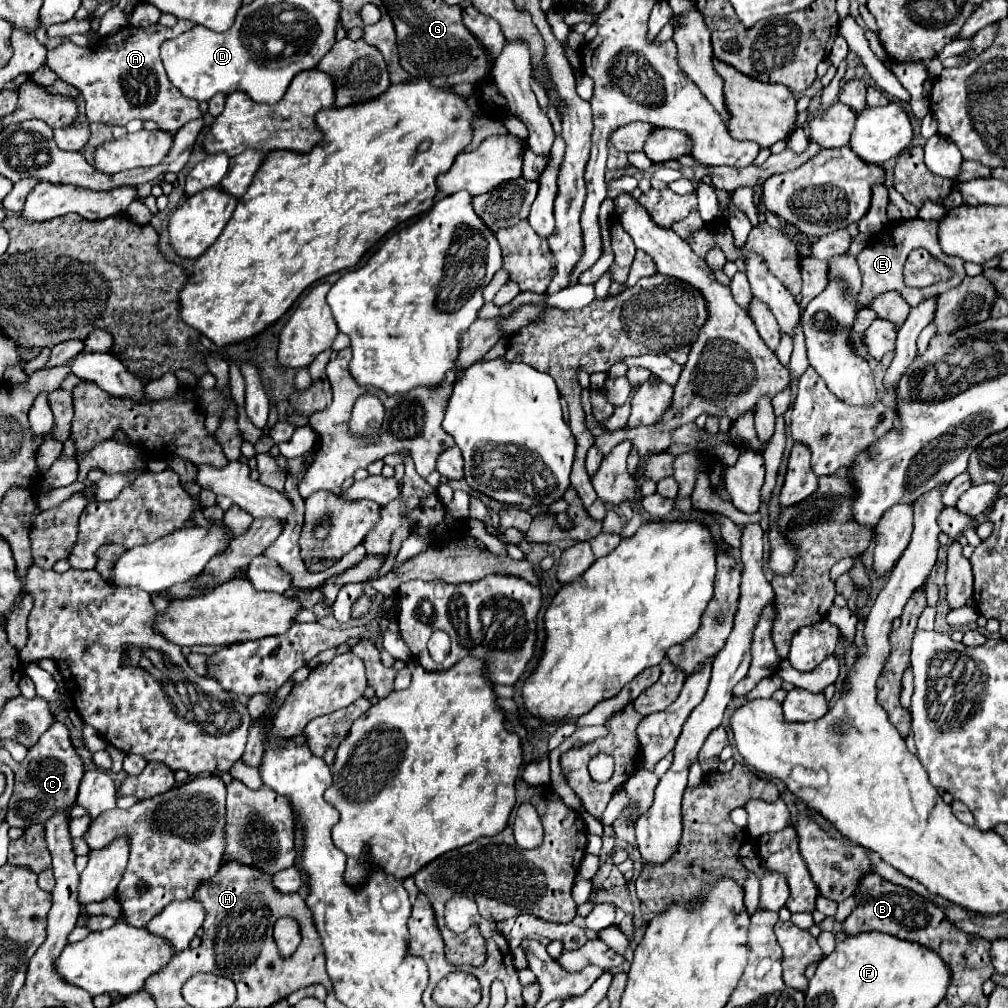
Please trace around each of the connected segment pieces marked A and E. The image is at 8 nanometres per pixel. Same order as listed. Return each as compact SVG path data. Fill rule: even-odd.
M179 20L173 28L159 24L147 28L125 26L115 36L101 38L93 48L75 46L69 38L47 52L47 66L65 82L79 88L87 102L89 122L103 122L111 126L125 126L129 120L153 120L159 130L177 134L181 126L201 118L201 110L195 100L185 98L167 78L159 58L159 48L165 40L171 40L195 24Z
M911 218L911 220L903 220L903 222L897 222L893 226L887 224L889 230L885 230L883 234L879 234L873 242L869 242L859 254L857 254L857 264L859 264L859 270L861 270L861 276L863 276L863 286L861 286L861 292L855 296L855 302L859 308L867 308L875 296L879 294L885 294L885 292L899 292L903 296L903 300L909 304L909 306L917 306L921 300L925 298L931 298L935 294L943 294L945 290L953 288L955 284L959 284L963 278L965 278L965 270L963 270L963 262L959 258L951 258L951 256L945 256L939 248L939 240L937 240L937 228L939 228L939 222L937 220L921 220L921 218ZM915 248L925 248L929 250L937 260L941 260L943 264L947 264L949 268L953 268L953 278L949 280L941 280L933 286L927 286L927 288L909 288L905 282L903 282L903 266L905 266L905 260L909 256L911 250Z

